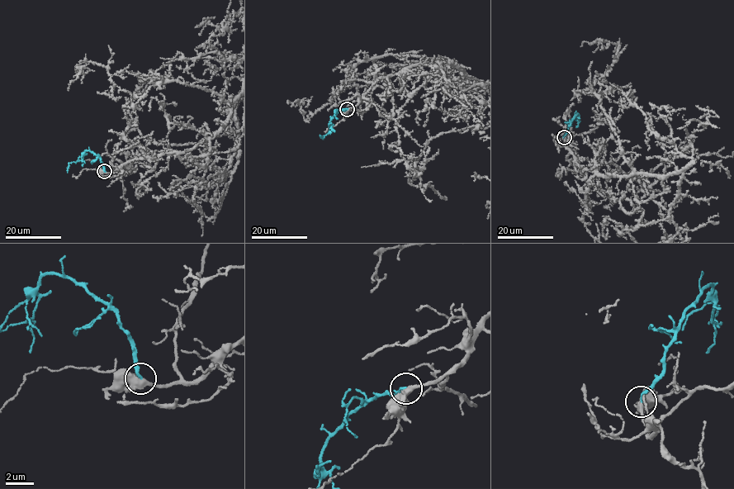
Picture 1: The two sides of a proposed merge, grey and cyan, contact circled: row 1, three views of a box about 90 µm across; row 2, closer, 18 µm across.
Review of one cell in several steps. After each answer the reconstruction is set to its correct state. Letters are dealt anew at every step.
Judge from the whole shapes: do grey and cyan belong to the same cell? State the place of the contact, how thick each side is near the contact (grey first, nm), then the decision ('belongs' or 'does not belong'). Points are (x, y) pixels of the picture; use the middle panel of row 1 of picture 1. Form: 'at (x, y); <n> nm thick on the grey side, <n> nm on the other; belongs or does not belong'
at (347, 109); 440 nm thick on the grey side, 220 nm on the other; belongs

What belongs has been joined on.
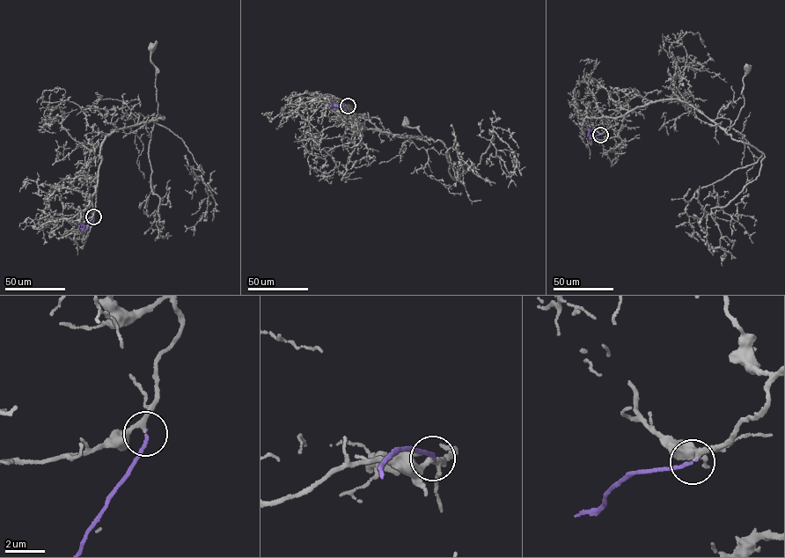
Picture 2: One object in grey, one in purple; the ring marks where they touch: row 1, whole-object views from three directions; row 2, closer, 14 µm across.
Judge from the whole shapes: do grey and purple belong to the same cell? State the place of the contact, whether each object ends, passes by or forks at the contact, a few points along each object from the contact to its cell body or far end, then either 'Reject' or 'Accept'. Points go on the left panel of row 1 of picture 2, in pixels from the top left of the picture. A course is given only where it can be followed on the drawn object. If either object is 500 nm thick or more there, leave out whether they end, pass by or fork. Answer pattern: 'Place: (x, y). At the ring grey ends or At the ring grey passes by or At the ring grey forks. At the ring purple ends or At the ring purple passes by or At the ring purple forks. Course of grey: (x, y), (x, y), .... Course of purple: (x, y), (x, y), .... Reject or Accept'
Place: (93, 216). At the ring grey passes by. At the ring purple ends. Course of grey: (93, 216), (99, 150), (106, 136), (147, 121), (157, 113), (152, 47). Course of purple: (93, 216), (86, 230), (83, 229), (83, 224), (77, 224). Accept

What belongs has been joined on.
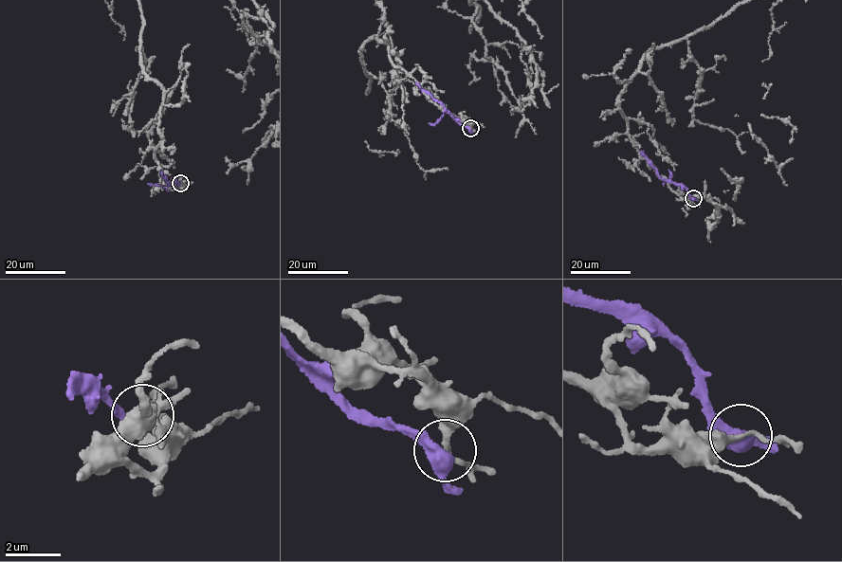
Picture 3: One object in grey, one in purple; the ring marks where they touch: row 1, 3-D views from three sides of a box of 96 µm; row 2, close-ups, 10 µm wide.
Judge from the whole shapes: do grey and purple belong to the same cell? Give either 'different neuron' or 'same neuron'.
different neuron

